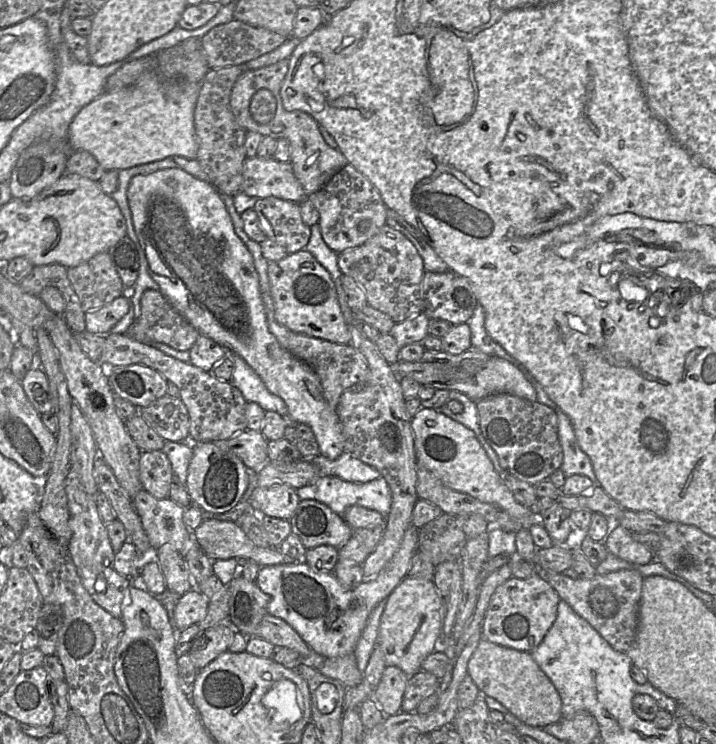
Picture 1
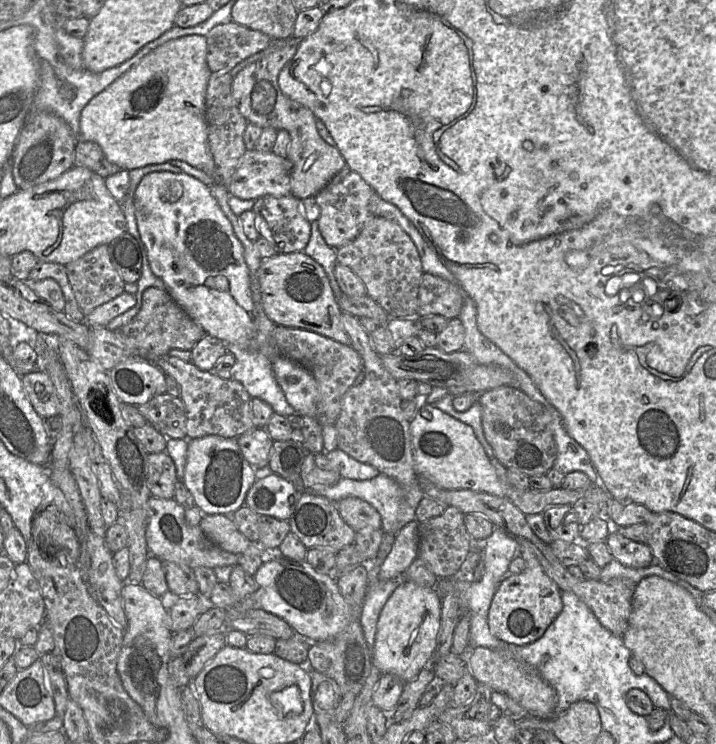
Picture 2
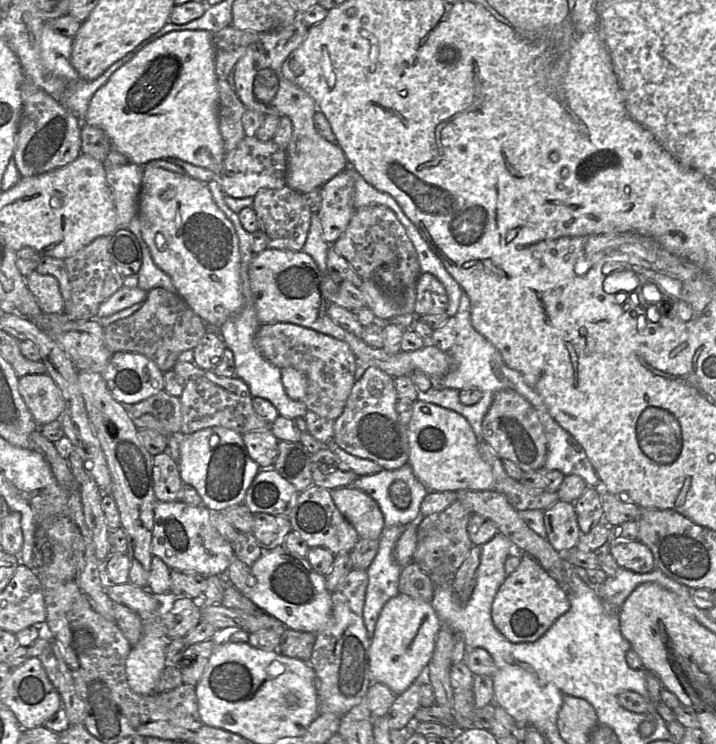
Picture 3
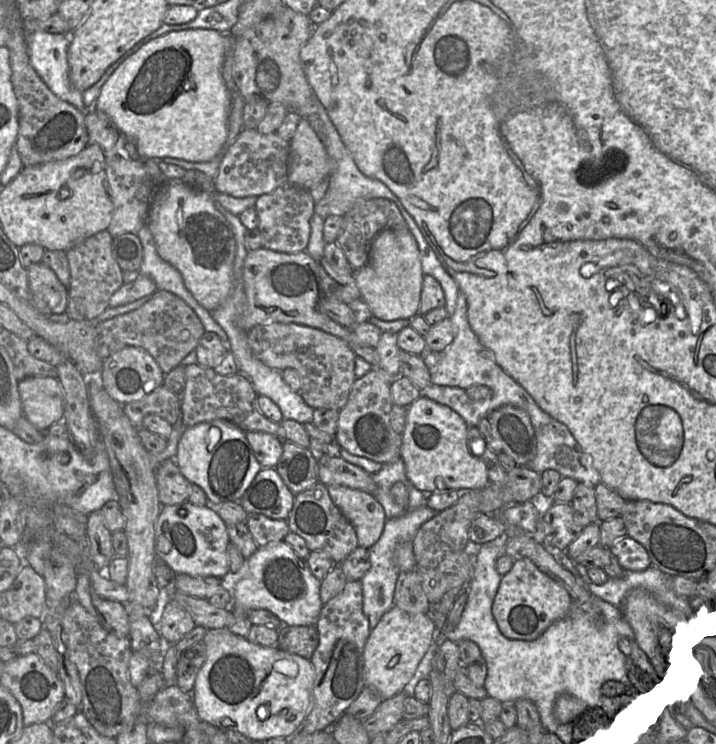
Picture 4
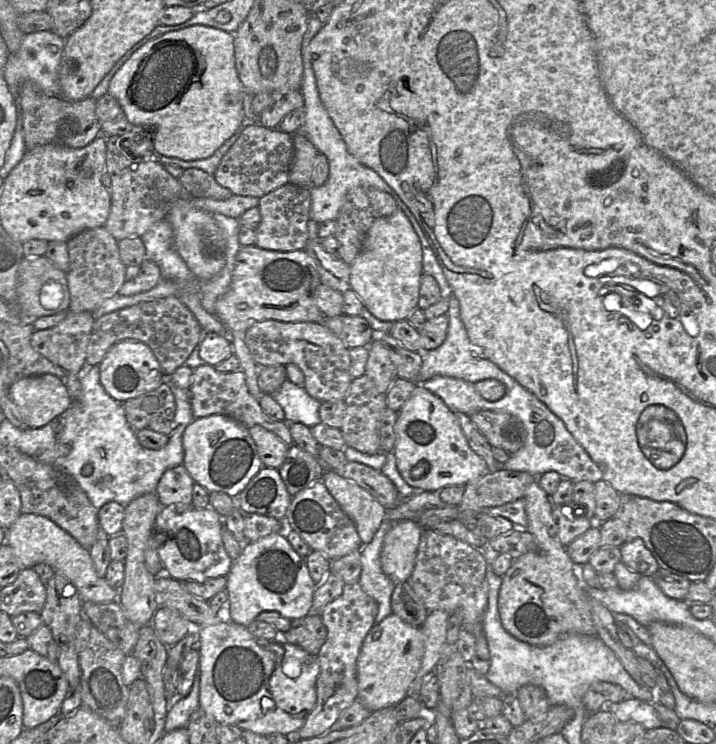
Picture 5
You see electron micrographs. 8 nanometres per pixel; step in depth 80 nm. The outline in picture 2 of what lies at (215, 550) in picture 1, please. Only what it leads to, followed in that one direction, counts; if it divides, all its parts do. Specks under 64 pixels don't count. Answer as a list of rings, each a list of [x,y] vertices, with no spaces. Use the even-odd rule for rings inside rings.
[[[204,515],[200,528],[210,543],[233,554],[242,554],[251,546],[251,543],[256,543],[247,539],[237,529],[231,515]]]

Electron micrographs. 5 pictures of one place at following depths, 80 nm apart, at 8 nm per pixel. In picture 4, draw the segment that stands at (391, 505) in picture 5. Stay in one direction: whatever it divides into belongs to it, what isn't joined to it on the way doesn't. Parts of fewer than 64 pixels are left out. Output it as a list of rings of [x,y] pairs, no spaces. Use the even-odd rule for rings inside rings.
[[[323,457],[318,460],[318,480],[325,486],[341,485],[373,494],[376,484],[371,475],[342,457]]]

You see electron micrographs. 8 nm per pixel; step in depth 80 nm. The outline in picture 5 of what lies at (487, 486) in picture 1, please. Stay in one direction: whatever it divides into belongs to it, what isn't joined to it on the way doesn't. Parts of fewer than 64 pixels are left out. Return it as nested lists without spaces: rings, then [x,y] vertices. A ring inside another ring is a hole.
[[[416,385],[409,400],[398,412],[395,432],[397,468],[412,487],[440,492],[443,487],[467,485],[489,473],[485,460],[471,449],[456,413],[422,385]],[[418,465],[426,465],[427,471],[420,478],[414,478],[412,469]]]

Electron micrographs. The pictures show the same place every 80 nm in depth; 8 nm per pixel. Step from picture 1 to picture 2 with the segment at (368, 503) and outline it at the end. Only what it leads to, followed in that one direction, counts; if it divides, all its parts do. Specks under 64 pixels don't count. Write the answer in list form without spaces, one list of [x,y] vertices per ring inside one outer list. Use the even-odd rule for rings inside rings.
[[[384,473],[367,480],[354,480],[341,478],[332,485],[315,485],[306,489],[313,494],[324,496],[334,503],[346,497],[358,497],[370,503],[380,514],[382,530],[384,533],[397,534],[406,524],[416,520],[416,509],[425,494],[419,483],[413,483],[410,488],[404,490],[399,484]]]

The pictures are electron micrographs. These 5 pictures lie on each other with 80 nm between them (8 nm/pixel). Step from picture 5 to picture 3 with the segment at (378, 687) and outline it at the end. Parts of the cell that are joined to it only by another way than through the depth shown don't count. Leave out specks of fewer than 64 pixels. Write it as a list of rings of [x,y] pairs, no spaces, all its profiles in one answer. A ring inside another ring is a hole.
[[[399,593],[383,607],[369,648],[372,678],[386,685],[395,695],[406,691],[430,662],[435,641],[442,627],[431,603]]]

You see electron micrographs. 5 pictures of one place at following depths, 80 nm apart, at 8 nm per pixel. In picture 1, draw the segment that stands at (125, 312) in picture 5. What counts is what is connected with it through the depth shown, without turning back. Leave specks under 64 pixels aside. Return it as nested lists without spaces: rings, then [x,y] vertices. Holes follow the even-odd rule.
[[[152,289],[142,294],[140,317],[126,334],[141,343],[159,342],[178,351],[189,351],[200,335],[160,290]]]

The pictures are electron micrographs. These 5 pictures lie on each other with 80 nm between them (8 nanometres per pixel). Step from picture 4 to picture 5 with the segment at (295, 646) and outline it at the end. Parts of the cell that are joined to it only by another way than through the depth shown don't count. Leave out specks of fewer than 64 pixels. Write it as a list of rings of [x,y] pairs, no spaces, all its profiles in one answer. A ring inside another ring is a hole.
[[[309,613],[302,618],[291,620],[290,629],[280,635],[286,642],[317,656],[326,641],[327,629],[319,613]]]

